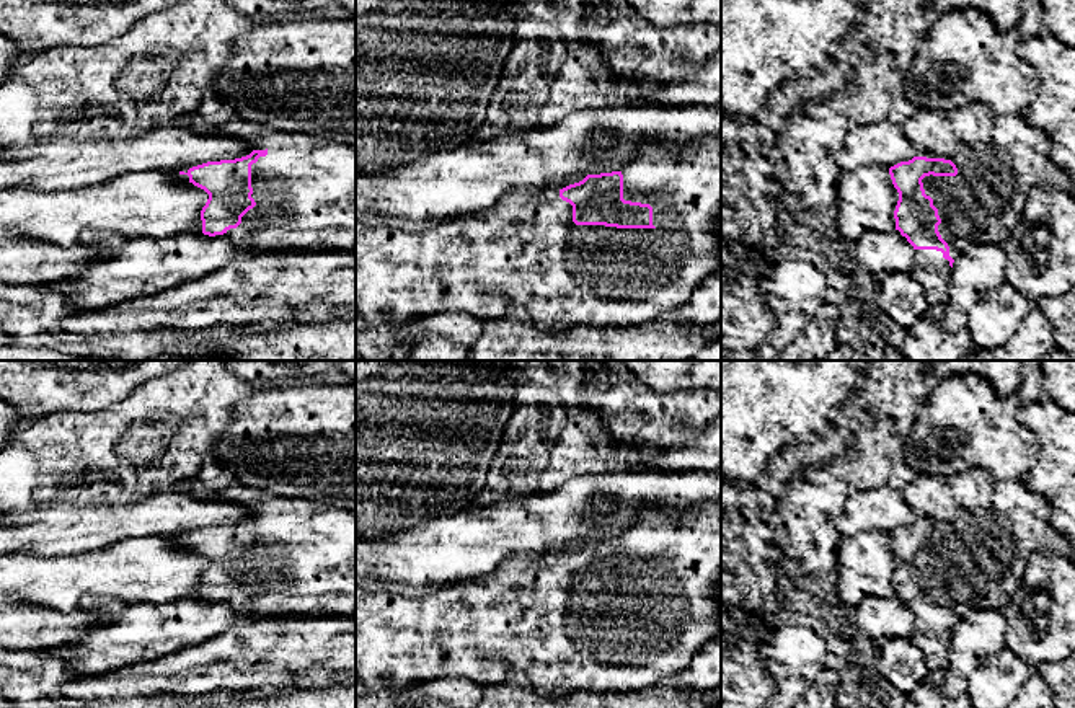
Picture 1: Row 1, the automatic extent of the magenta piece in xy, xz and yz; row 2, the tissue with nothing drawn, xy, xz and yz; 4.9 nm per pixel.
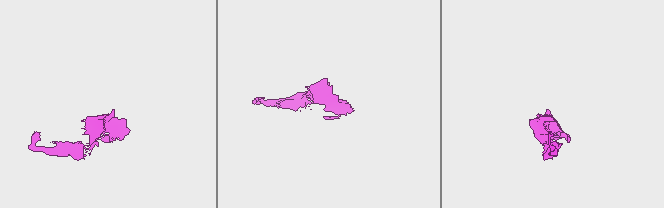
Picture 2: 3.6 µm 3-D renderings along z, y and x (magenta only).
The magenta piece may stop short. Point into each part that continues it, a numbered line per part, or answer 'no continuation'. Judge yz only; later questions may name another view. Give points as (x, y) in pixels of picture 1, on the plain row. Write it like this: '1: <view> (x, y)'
1: yz (999, 524)
2: yz (932, 635)

